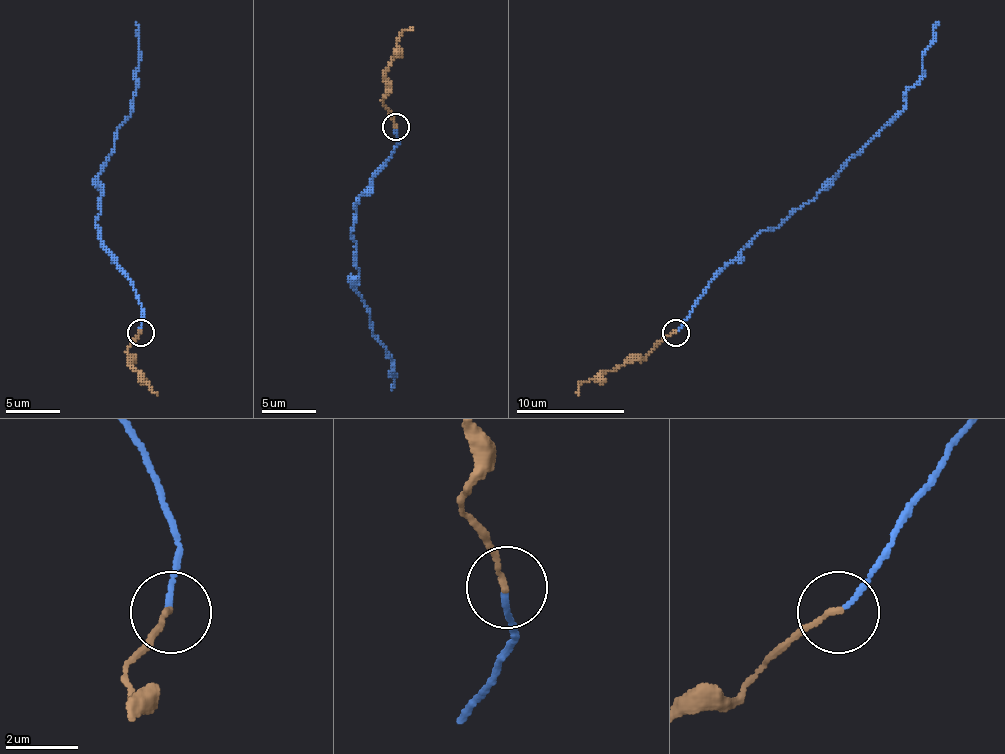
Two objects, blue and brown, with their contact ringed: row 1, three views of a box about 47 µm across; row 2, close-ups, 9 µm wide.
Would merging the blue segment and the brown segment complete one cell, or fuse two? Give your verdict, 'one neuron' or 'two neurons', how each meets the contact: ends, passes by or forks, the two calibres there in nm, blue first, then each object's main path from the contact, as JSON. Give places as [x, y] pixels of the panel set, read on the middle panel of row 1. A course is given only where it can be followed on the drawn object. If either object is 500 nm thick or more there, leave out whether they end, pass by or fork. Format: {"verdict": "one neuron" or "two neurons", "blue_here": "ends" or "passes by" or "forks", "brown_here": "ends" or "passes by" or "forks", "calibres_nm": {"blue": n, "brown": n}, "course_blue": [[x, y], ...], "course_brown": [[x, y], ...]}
{"verdict": "two neurons", "blue_here": "ends", "brown_here": "ends", "calibres_nm": {"blue": 140, "brown": 140}, "course_blue": [[397, 127], [391, 154], [359, 198], [351, 238], [359, 271], [353, 287], [388, 357], [394, 374], [391, 390]], "course_brown": [[397, 127], [394, 117], [383, 103], [386, 68], [399, 35], [413, 30]]}

